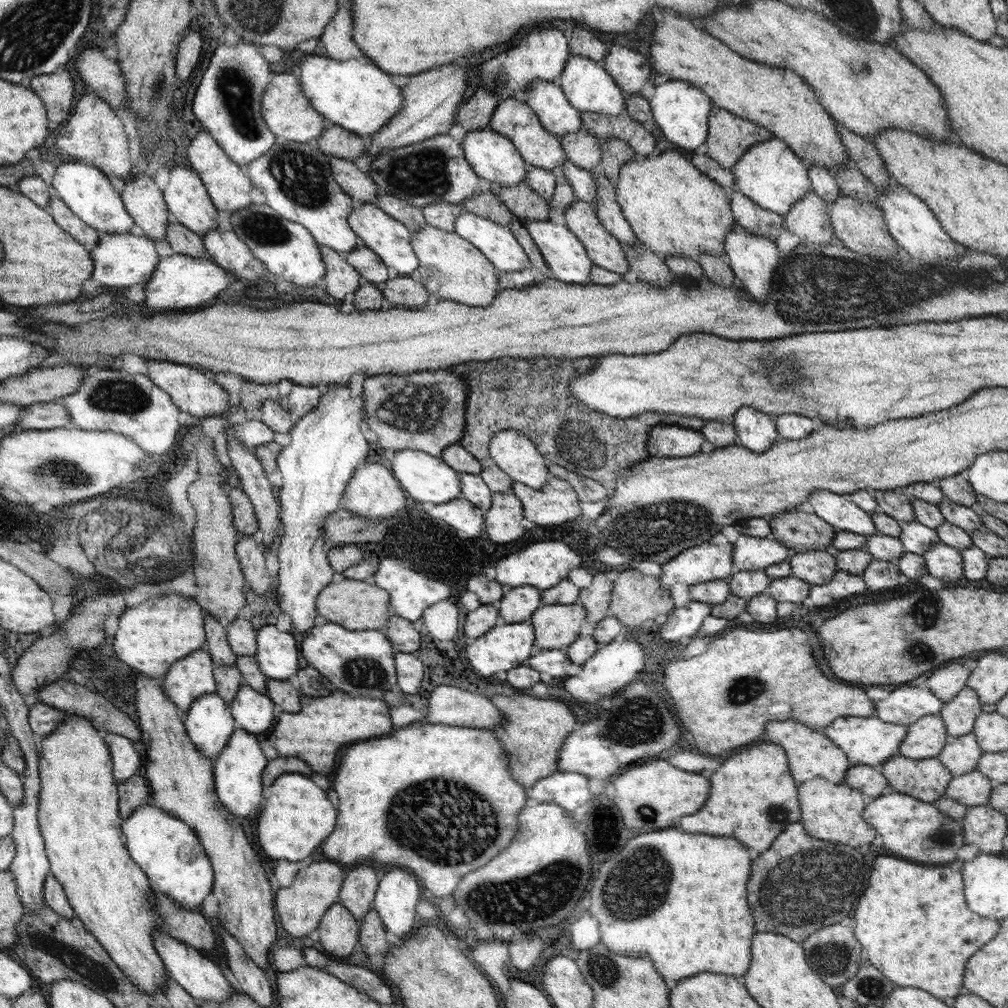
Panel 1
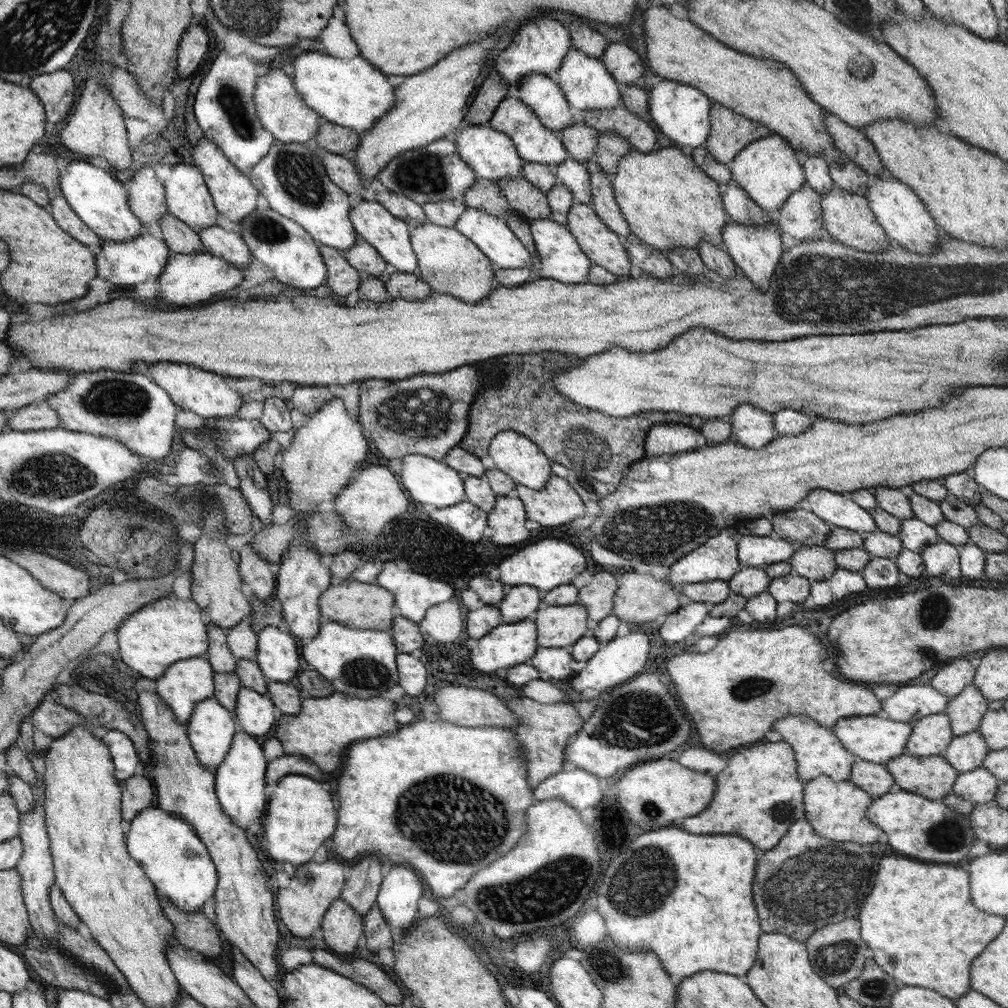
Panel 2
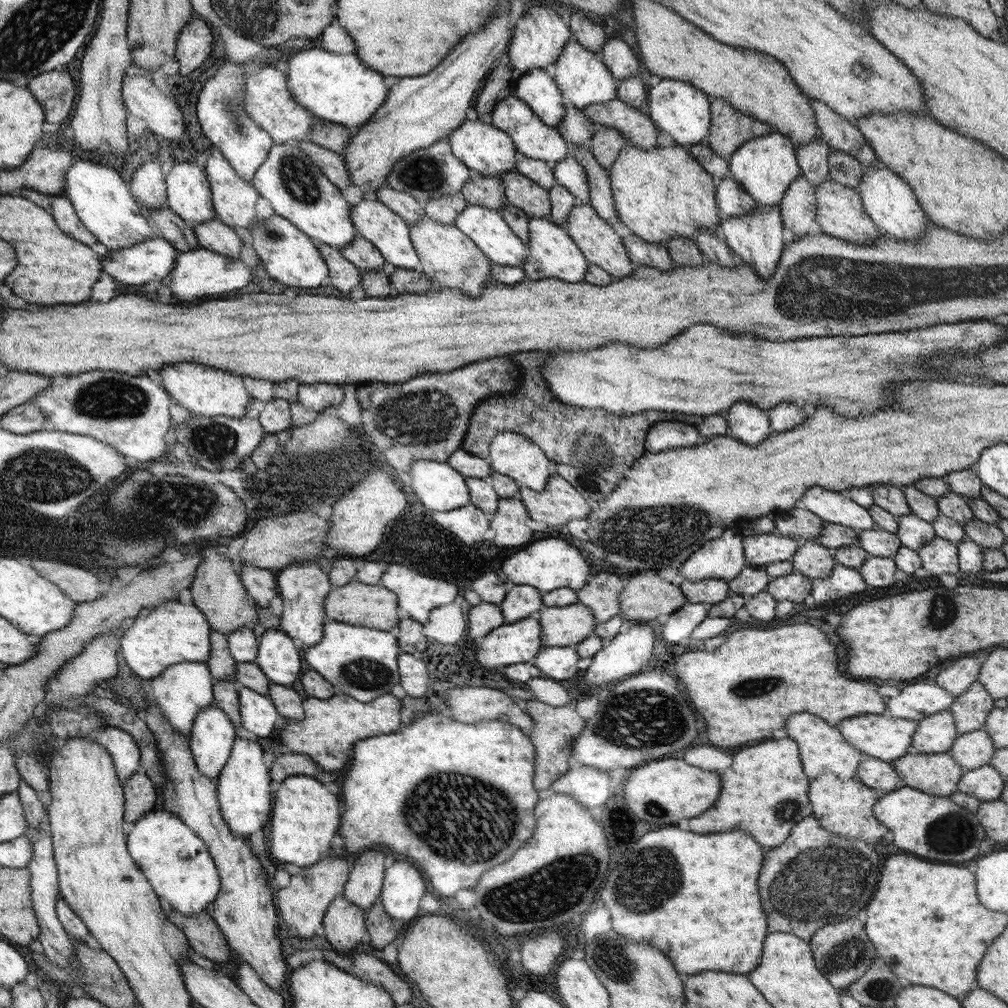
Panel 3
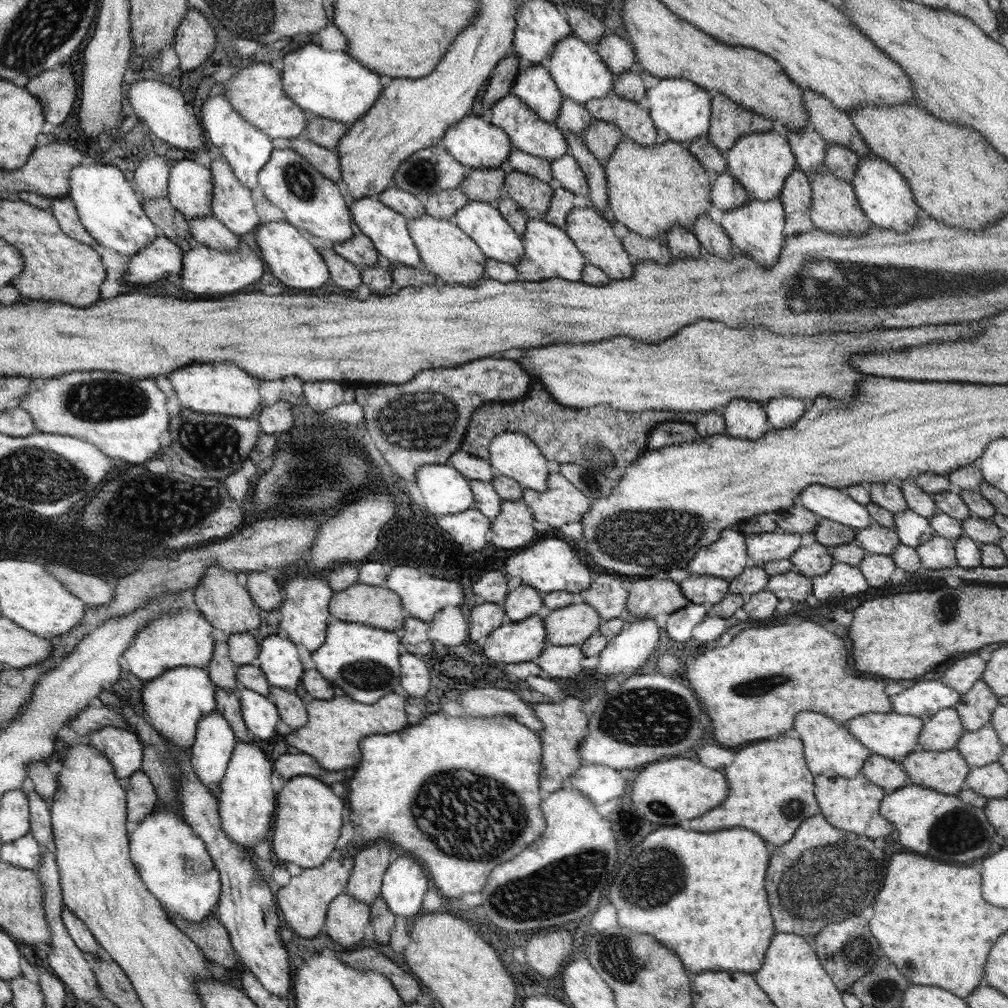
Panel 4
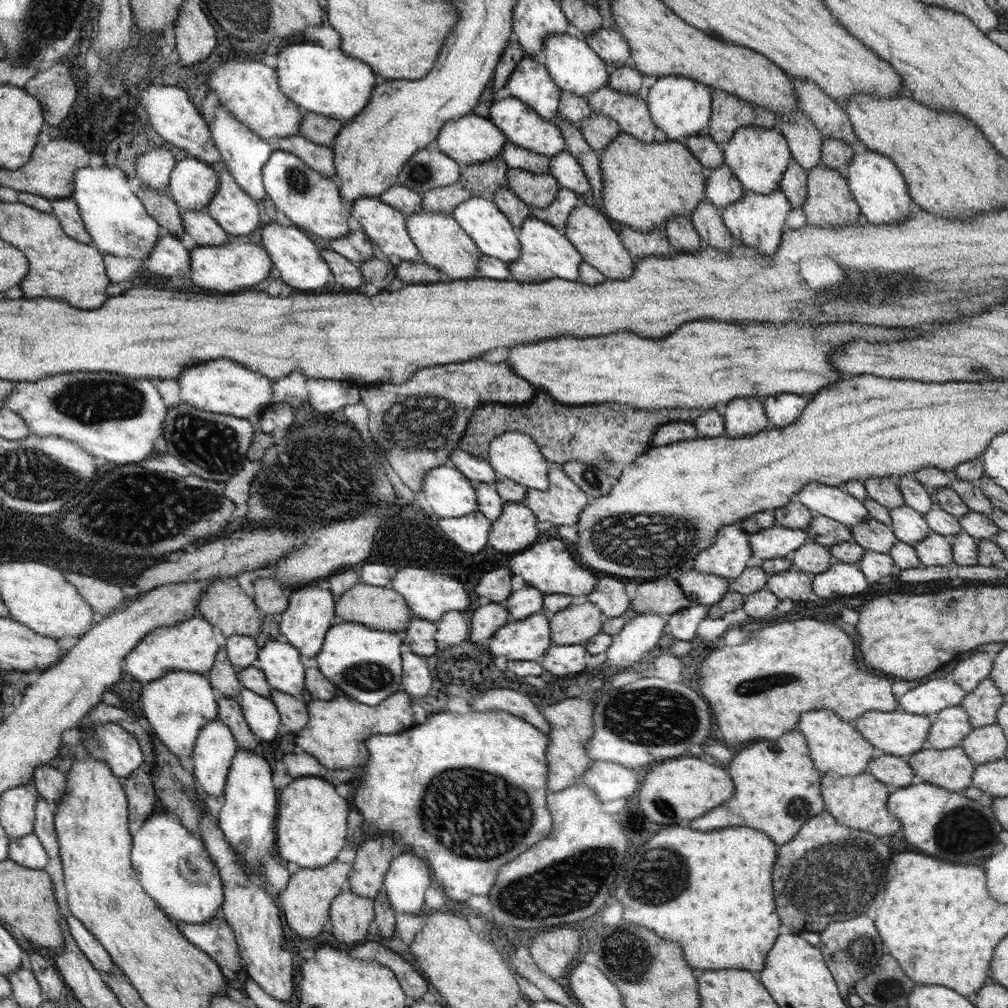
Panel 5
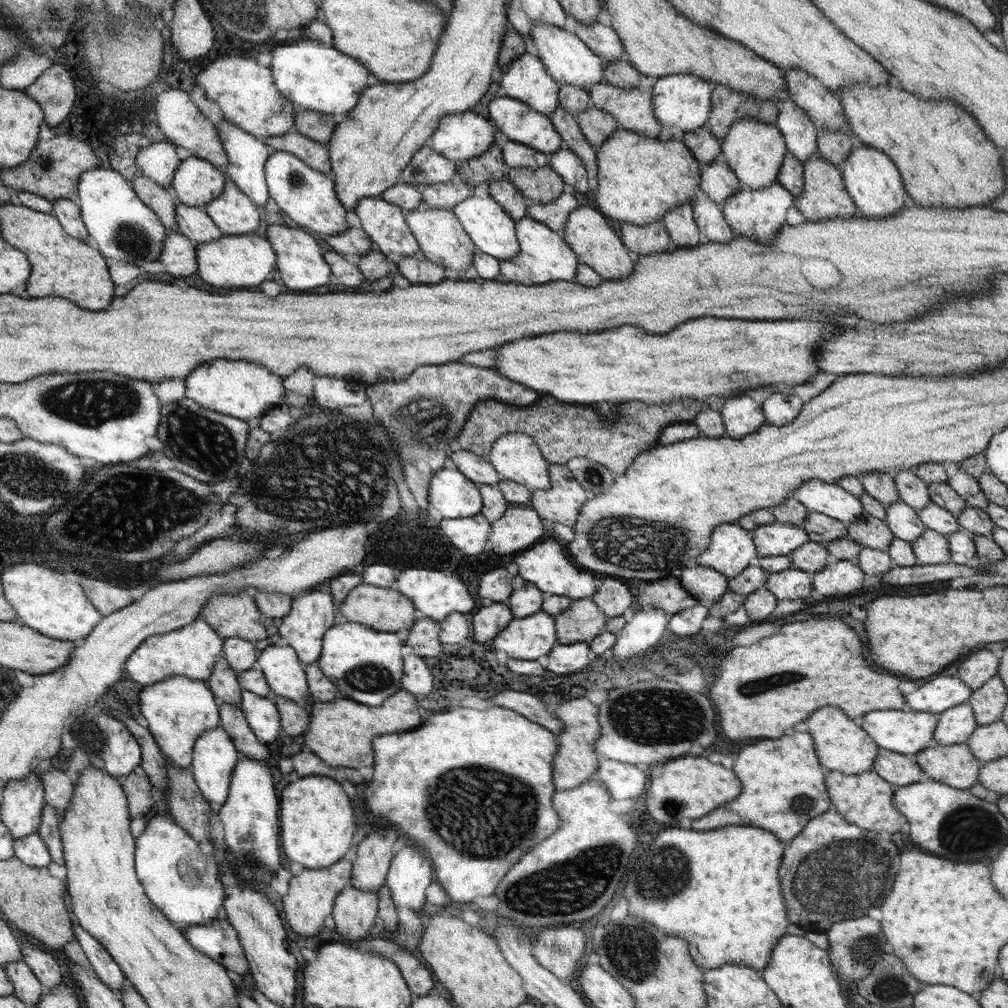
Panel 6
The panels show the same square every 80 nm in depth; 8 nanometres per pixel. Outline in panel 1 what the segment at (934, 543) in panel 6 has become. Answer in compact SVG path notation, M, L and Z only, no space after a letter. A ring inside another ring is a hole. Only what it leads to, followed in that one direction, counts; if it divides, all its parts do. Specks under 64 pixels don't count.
M940 543L922 556L927 566L927 573L932 574L934 578L940 578L944 583L958 582L965 577L963 558L956 548Z

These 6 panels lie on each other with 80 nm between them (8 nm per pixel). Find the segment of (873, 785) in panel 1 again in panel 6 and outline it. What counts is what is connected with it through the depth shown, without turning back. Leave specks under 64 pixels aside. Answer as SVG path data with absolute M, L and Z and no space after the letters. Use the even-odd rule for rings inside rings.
M880 748L871 771L896 788L928 781L928 775L916 764L914 756L889 752Z

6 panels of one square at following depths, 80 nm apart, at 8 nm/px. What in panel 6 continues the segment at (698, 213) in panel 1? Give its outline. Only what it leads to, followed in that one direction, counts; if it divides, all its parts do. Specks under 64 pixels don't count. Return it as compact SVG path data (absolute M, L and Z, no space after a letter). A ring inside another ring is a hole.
M619 128L614 136L606 140L606 143L596 151L598 181L598 186L594 189L596 206L616 222L623 220L625 223L644 226L660 220L676 207L694 201L698 182L701 182L700 166L696 160L692 150L684 142L671 139L662 142L658 138L642 137L640 133Z

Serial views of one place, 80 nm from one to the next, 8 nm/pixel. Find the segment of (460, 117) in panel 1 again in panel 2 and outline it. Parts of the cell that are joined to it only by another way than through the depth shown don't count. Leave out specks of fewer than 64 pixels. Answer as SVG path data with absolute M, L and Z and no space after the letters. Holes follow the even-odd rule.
M492 73L482 83L478 89L478 94L474 96L473 103L470 104L469 111L466 112L465 121L468 124L486 125L492 118L496 107L506 98L508 90L507 82L499 74Z

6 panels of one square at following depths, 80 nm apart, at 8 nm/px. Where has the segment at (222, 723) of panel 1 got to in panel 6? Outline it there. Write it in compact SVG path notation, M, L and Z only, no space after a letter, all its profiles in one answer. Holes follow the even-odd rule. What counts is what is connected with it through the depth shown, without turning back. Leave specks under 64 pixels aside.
M221 726L206 731L193 748L193 768L196 784L199 786L202 796L208 802L216 802L223 805L229 796L229 784L231 783L233 772L240 762L240 753L234 744L232 737Z

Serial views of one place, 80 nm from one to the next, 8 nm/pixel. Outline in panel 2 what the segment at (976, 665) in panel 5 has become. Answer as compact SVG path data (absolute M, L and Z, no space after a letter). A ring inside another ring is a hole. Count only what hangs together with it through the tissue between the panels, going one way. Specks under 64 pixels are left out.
M965 657L952 660L932 678L931 686L950 699L958 696L966 686L972 684L976 669Z

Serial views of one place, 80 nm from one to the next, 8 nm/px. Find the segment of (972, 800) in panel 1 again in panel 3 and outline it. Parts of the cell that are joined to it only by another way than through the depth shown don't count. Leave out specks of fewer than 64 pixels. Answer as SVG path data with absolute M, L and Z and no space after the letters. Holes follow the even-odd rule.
M986 764L972 770L965 770L958 781L957 791L988 802L999 798L1005 782L1006 778L1003 778L993 766Z

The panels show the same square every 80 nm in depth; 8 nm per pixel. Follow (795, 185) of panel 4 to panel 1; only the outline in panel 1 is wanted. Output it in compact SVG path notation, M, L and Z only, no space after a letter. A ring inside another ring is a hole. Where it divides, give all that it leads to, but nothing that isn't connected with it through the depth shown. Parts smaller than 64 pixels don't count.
M810 191L784 215L785 228L796 234L802 243L830 244L836 241L830 217L827 203Z

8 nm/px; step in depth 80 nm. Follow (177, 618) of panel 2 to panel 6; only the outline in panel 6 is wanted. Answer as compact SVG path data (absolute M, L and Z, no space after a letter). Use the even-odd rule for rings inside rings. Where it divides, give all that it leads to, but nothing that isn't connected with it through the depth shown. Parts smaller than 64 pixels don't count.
M202 618L194 620L194 623L180 628L178 631L166 635L150 636L126 660L126 673L132 680L146 686L160 684L172 676L186 676L190 680L207 682L213 675L213 668L217 664L218 656L224 652L225 640L220 633Z

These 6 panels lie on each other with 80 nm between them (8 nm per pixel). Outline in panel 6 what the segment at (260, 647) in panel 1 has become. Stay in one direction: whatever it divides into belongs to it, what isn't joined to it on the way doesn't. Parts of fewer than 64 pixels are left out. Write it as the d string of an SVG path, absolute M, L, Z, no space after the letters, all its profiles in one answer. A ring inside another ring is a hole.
M268 646L257 659L271 693L298 704L308 701L308 684L297 652L290 646Z

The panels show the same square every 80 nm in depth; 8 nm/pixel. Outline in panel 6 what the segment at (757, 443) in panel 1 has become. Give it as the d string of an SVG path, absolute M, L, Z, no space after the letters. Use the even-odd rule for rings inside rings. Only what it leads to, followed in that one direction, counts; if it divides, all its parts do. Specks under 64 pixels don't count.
M750 396L726 400L720 412L724 416L726 436L734 440L753 435L766 425L762 408Z

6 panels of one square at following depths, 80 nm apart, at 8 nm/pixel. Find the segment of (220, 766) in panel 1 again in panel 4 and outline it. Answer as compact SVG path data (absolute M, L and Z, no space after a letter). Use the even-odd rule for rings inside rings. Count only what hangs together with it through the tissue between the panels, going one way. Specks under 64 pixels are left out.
M218 688L216 697L217 711L226 717L238 738L233 757L229 762L224 778L221 780L220 798L217 799L220 804L221 824L234 841L243 847L251 846L253 848L262 838L270 840L274 827L277 796L274 794L272 782L270 782L272 764L268 762L264 752L256 746L256 741L249 740L248 735L246 735L248 729L241 713L239 696L235 692Z

